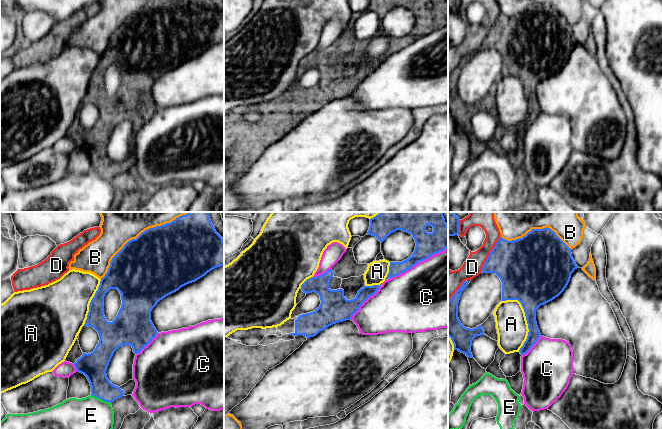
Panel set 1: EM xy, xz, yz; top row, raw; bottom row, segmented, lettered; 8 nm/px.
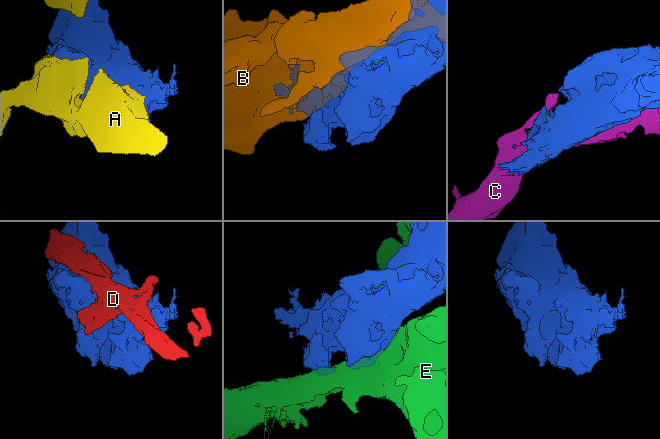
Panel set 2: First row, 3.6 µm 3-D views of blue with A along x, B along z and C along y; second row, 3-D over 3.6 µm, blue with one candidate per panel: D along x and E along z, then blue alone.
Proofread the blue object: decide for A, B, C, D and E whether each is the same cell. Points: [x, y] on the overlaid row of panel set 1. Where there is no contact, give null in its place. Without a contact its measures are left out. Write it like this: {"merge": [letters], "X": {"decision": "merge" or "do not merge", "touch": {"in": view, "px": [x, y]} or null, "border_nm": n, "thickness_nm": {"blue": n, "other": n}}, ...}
{"merge": [], "A": {"decision": "do not merge", "touch": {"in": "yz", "px": [526, 318]}, "border_nm": 440, "thickness_nm": {"blue": 300, "other": 260}}, "B": {"decision": "do not merge", "touch": {"in": "xy", "px": [140, 234]}, "border_nm": 900, "thickness_nm": {"blue": 500, "other": 400}}, "C": {"decision": "do not merge", "touch": {"in": "xz", "px": [418, 261]}, "border_nm": 550, "thickness_nm": {"blue": 190, "other": 480}}, "D": {"decision": "do not merge", "touch": {"in": "yz", "px": [489, 254]}, "border_nm": 340, "thickness_nm": {"blue": 380, "other": 150}}, "E": {"decision": "do not merge", "touch": {"in": "xy", "px": [101, 399]}, "border_nm": 180, "thickness_nm": {"blue": 180, "other": 260}}}

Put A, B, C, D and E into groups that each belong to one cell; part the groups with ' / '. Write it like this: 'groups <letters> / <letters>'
groups A B / C / D / E

